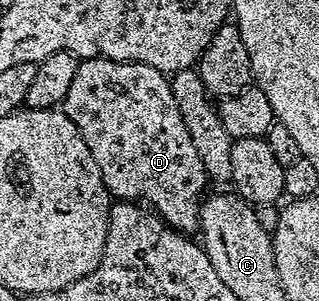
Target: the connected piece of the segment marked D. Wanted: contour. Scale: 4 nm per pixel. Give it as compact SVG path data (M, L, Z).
M86 58L77 65L62 109L78 128L82 140L86 140L86 148L90 148L90 156L94 156L94 164L98 164L98 172L102 172L102 180L113 199L143 204L184 235L192 236L199 231L200 203L204 201L210 183L194 148L194 140L190 140L186 120L182 120L178 100L174 100L169 75L158 68L150 68L150 64Z

